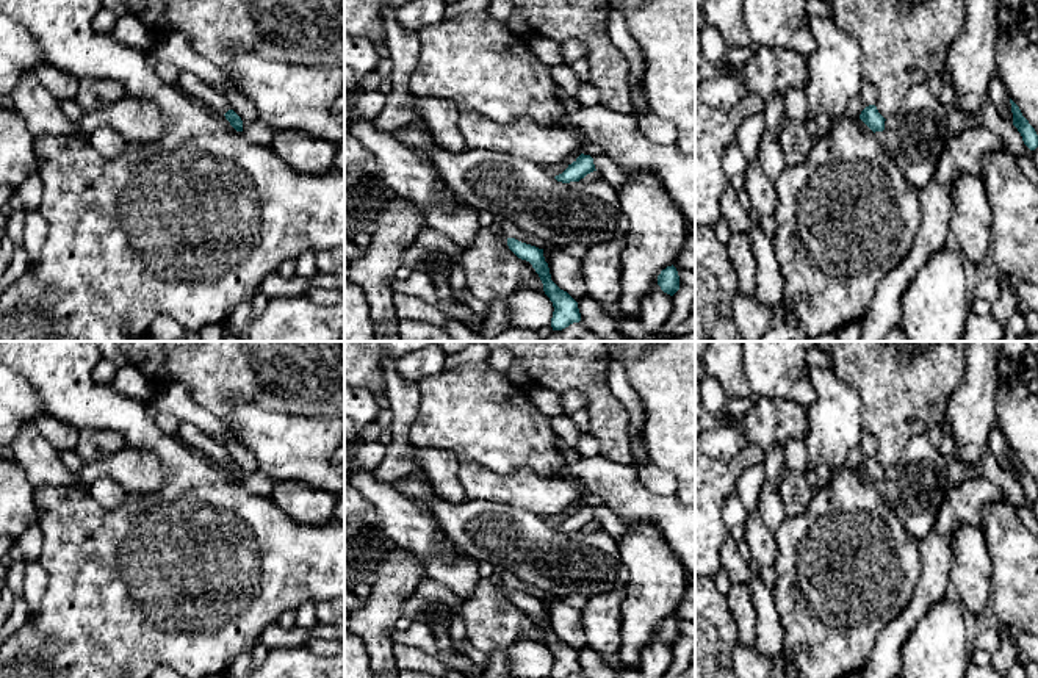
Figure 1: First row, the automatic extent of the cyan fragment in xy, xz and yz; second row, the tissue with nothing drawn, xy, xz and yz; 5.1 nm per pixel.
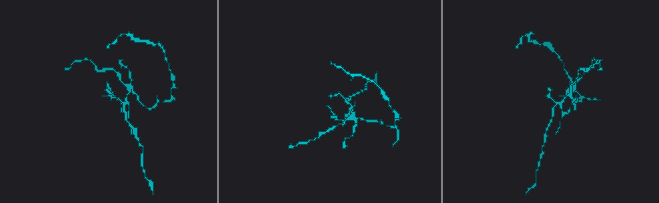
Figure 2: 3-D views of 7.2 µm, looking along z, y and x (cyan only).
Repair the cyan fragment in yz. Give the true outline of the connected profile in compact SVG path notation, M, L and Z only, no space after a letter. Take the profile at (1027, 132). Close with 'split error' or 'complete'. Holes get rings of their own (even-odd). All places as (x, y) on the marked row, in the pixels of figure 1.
M1010 99L1010 103L1011 103L1011 113L1013 113L1013 125L1021 133L1024 144L1030 150L1035 150L1038 147L1038 135L1036 135L1035 128L1022 116L1019 106L1011 99Z; complete

